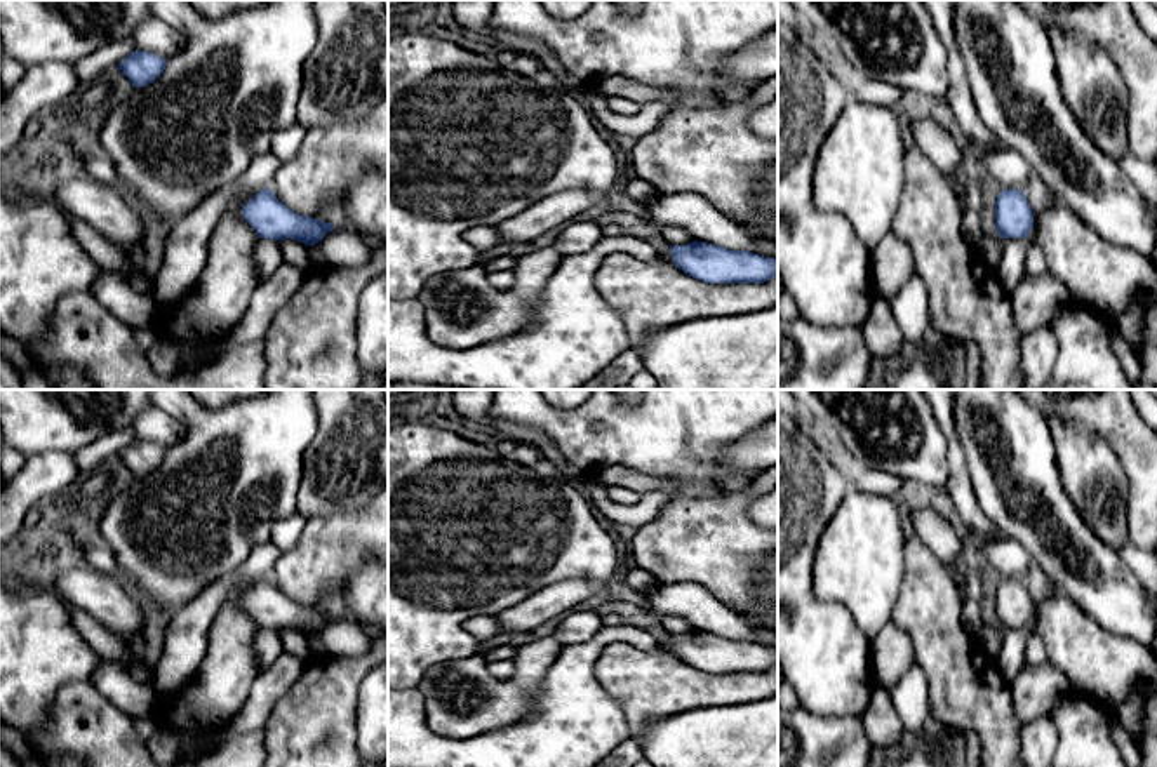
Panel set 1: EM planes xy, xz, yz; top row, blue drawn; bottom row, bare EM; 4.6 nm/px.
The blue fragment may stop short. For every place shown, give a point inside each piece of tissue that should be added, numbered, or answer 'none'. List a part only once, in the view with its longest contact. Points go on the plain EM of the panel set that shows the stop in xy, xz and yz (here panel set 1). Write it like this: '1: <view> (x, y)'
none

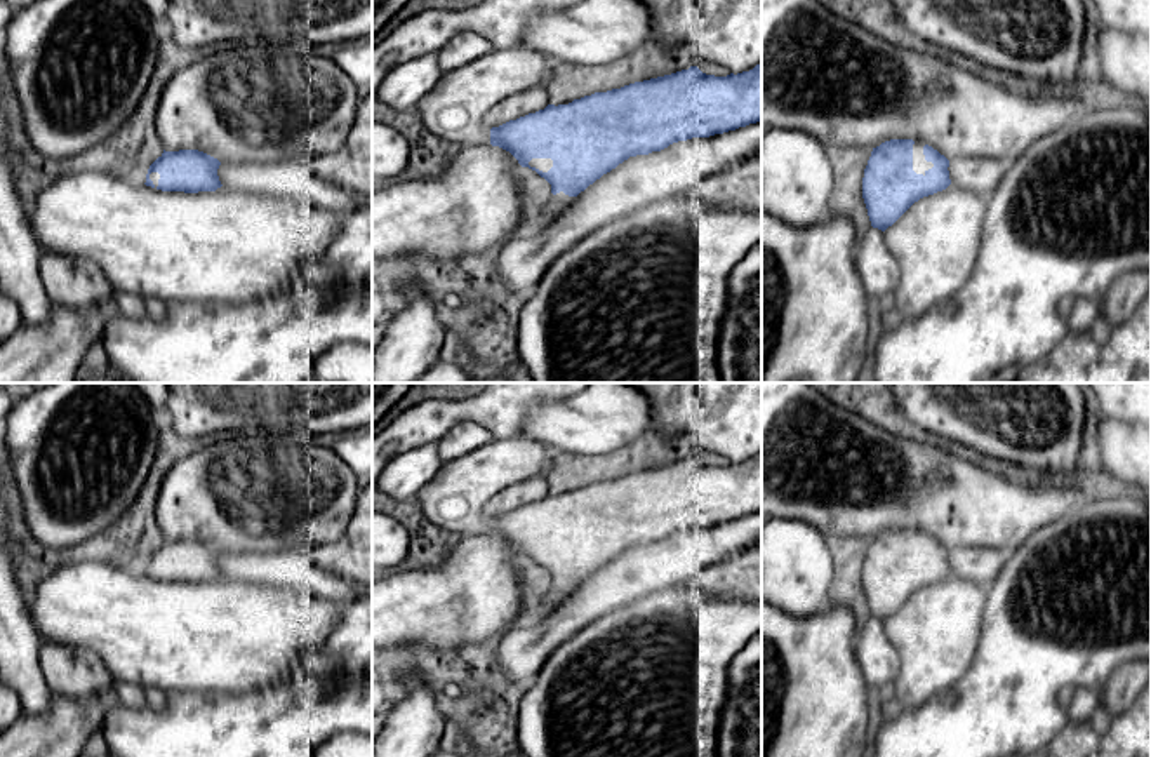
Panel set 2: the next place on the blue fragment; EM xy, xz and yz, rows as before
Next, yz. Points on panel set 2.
1: yz (920, 554)

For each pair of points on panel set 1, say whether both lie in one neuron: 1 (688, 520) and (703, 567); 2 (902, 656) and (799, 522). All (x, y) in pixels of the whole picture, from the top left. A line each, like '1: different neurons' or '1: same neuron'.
1: same neuron
2: different neurons

